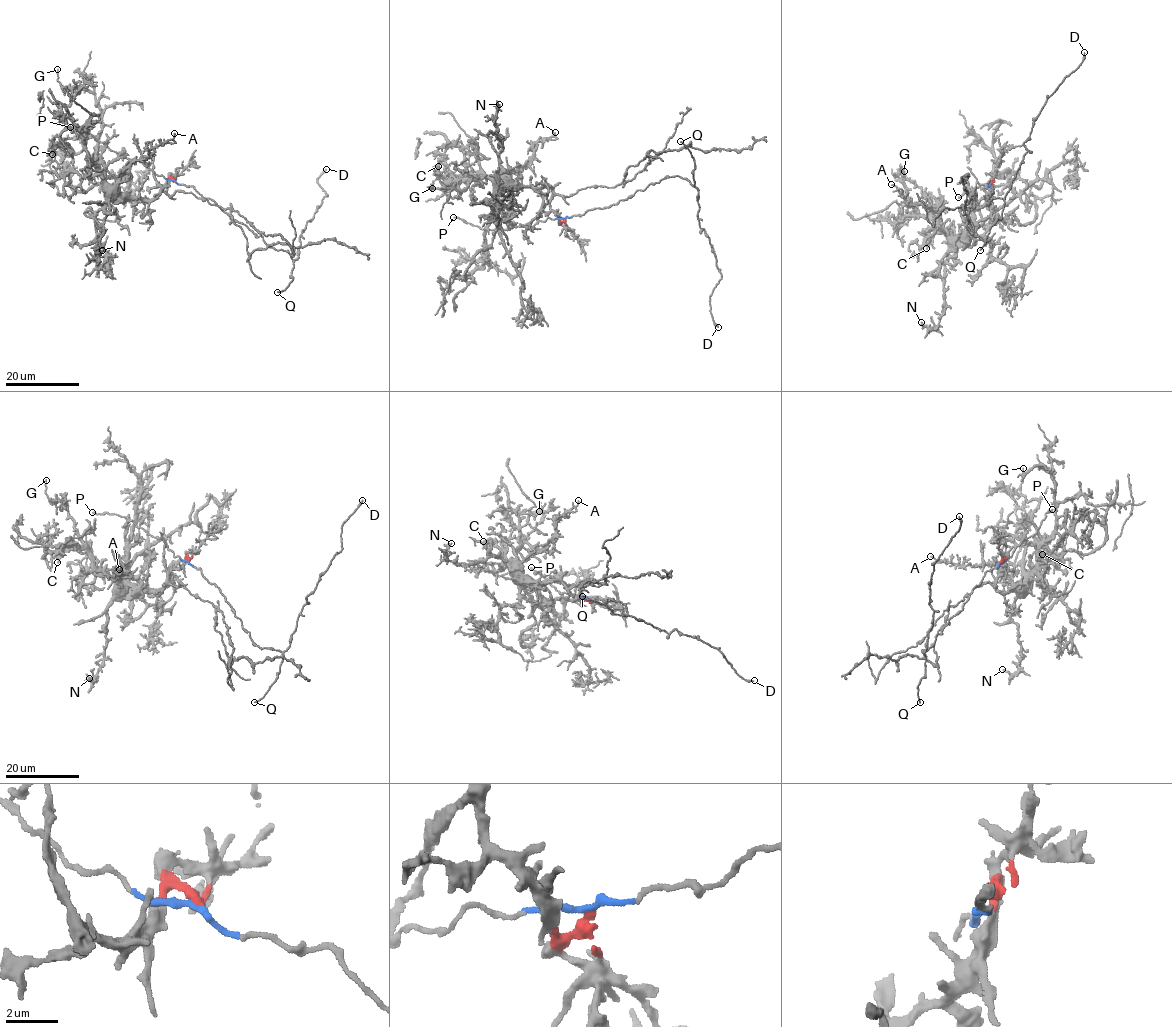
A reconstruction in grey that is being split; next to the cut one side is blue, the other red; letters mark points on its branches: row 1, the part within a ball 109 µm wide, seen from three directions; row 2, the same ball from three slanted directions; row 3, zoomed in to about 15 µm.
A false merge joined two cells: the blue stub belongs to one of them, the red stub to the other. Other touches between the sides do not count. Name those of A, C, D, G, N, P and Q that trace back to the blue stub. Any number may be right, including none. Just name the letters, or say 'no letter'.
D, P, Q

